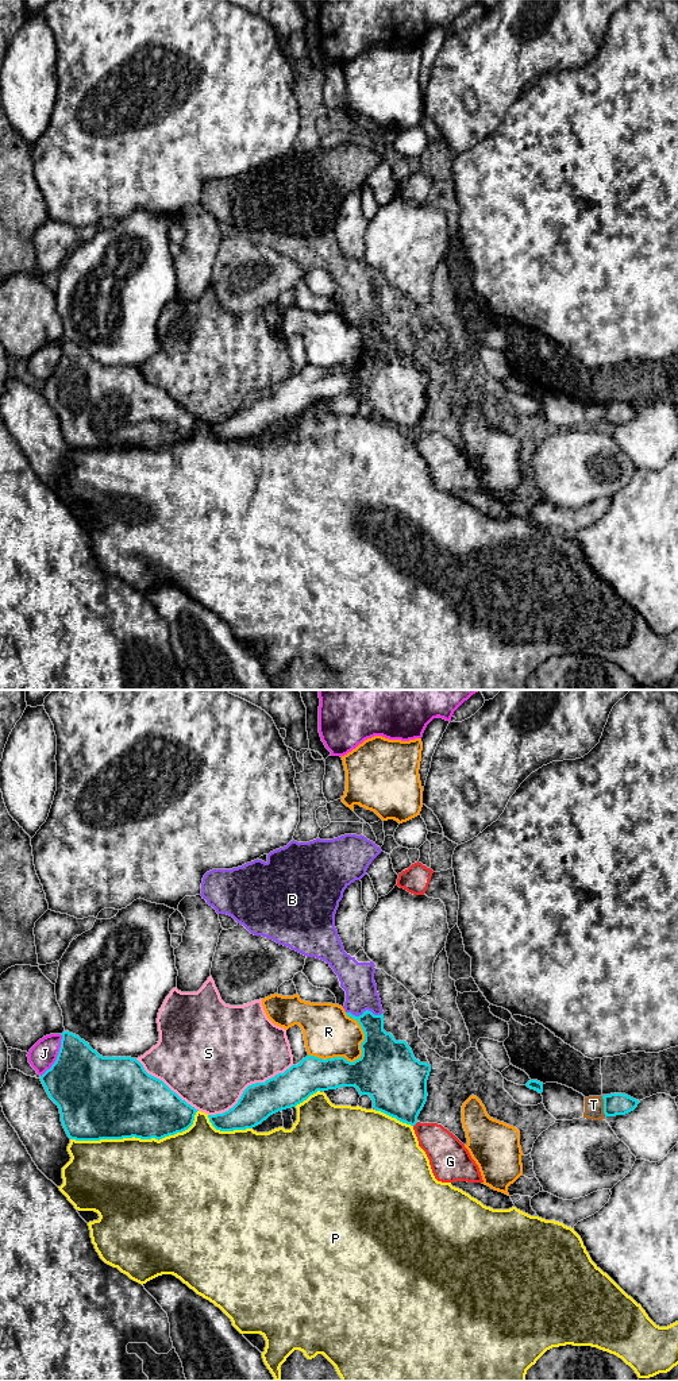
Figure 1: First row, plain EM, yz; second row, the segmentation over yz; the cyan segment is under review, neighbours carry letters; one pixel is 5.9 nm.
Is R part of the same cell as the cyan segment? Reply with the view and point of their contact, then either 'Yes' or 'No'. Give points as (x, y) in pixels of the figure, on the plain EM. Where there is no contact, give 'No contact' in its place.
Touches cyan at yz (345, 367). No

